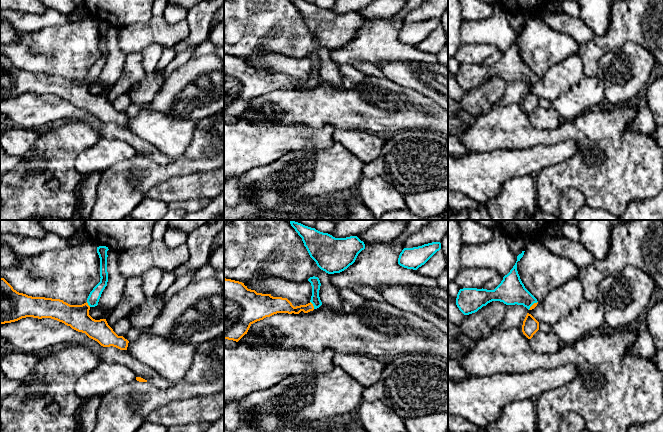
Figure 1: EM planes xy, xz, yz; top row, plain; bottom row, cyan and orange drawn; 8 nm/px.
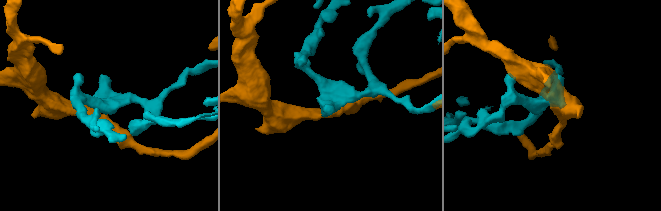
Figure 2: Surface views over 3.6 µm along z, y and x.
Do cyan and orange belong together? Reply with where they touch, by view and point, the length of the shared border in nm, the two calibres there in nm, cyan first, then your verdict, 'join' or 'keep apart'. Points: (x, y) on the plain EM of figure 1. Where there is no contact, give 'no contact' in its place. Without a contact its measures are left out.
xz (313, 81) | 70 nm | 80/130 nm | join

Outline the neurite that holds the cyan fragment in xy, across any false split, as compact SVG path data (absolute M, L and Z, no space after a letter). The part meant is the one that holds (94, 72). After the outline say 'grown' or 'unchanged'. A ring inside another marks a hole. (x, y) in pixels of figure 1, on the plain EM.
M97 23L100 34L100 58L90 68L87 78L70 81L60 75L32 73L19 69L0 53L0 100L11 99L22 94L51 94L85 109L103 123L116 123L127 126L129 117L118 112L108 101L106 95L95 96L89 91L91 83L98 81L99 75L108 58L108 23Z; grown

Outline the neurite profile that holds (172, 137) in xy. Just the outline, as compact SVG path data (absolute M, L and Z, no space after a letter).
M145 108L136 117L129 118L126 127L135 135L154 145L166 157L176 160L184 156L191 144L197 123L196 120L170 118L158 111Z

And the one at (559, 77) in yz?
M572 54L562 62L552 65L537 82L528 86L539 99L554 100L577 84L582 76L583 62L578 54Z

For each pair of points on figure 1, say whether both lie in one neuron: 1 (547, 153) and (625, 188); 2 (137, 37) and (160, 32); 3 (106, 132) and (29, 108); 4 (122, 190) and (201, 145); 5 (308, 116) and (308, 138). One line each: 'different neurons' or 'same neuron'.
1: different neurons
2: same neuron
3: same neuron
4: different neurons
5: different neurons

